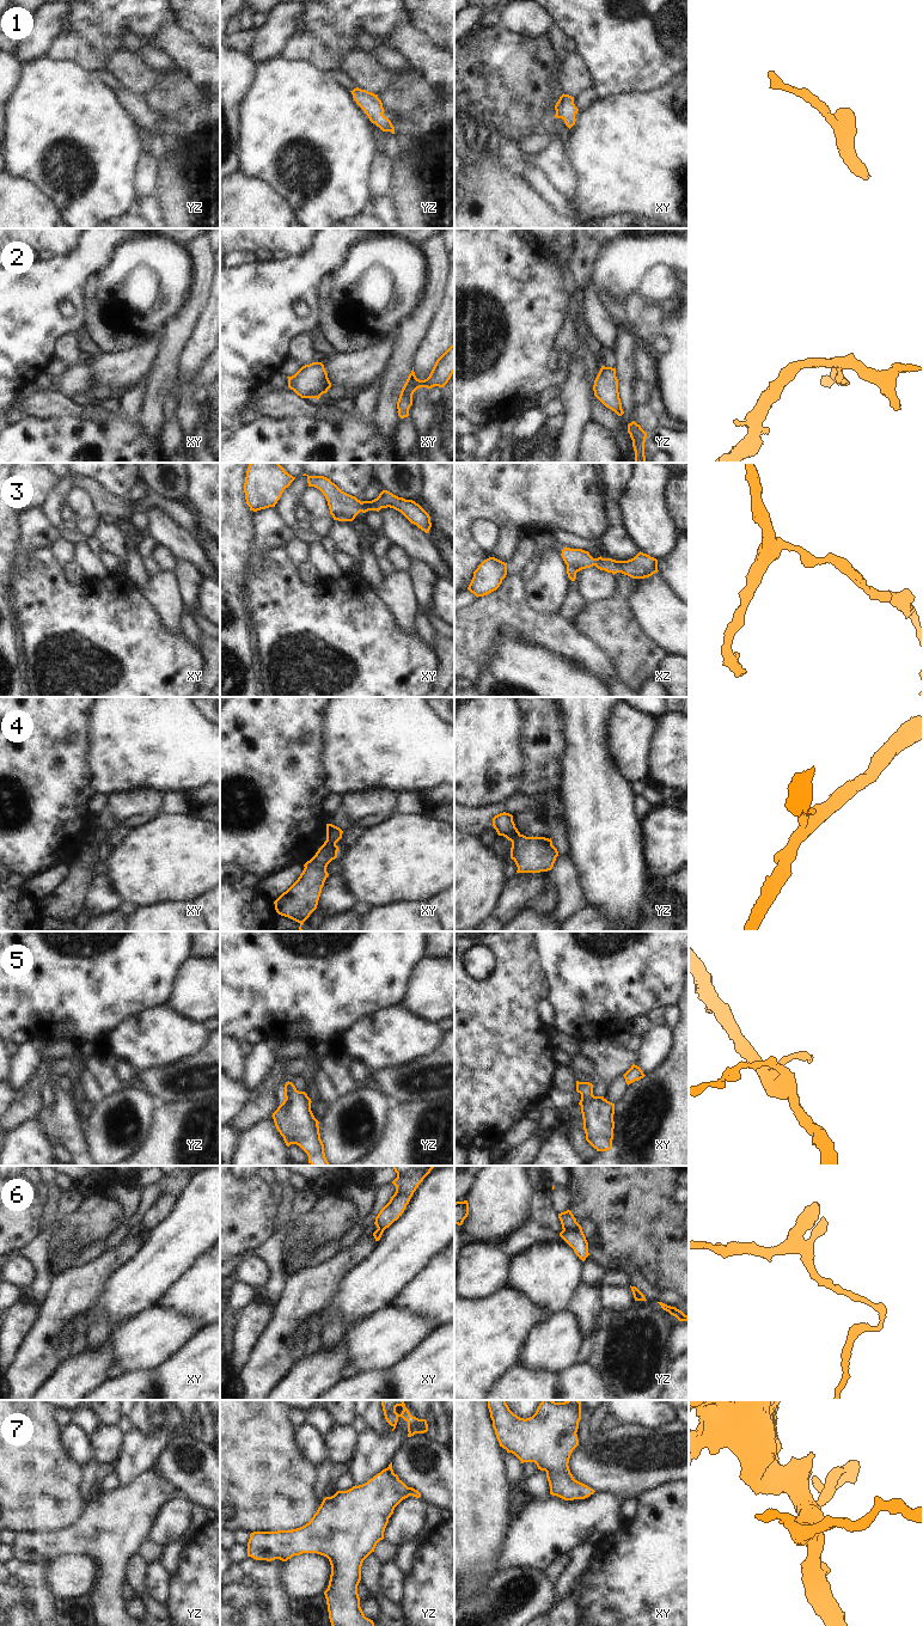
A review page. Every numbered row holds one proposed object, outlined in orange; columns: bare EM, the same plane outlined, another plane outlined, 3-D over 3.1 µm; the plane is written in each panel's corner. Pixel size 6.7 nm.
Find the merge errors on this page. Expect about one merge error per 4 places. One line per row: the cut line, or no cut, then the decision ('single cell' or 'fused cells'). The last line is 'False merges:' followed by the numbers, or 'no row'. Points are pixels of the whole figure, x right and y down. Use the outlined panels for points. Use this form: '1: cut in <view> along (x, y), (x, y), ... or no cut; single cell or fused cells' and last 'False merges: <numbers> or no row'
1: no cut; single cell
2: no cut; single cell
3: no cut; single cell
4: no cut; single cell
5: no cut; single cell
6: cut in yz along (576, 1222), (563, 1229); fused cells
7: no cut; single cell
False merges: 6

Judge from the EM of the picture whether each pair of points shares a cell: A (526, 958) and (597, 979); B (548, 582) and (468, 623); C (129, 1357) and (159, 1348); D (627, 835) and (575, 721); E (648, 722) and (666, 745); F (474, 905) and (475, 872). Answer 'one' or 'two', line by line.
A: two
B: two
C: one
D: one
E: two
F: one

